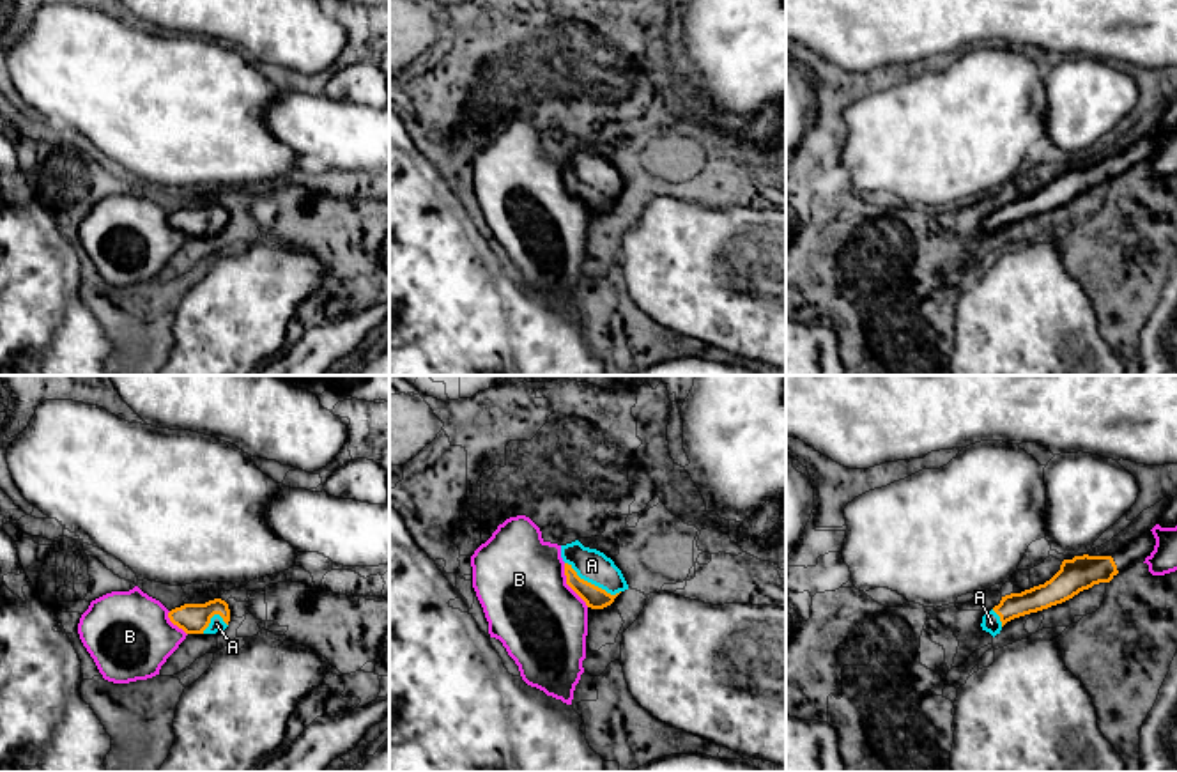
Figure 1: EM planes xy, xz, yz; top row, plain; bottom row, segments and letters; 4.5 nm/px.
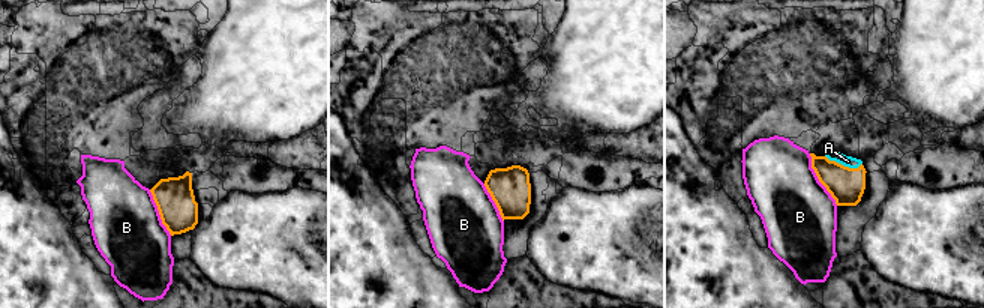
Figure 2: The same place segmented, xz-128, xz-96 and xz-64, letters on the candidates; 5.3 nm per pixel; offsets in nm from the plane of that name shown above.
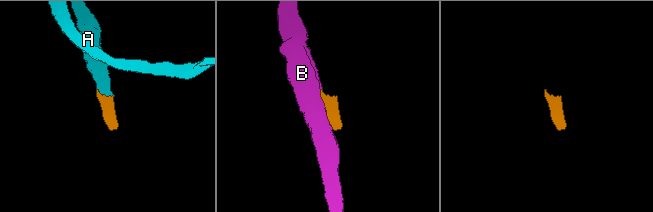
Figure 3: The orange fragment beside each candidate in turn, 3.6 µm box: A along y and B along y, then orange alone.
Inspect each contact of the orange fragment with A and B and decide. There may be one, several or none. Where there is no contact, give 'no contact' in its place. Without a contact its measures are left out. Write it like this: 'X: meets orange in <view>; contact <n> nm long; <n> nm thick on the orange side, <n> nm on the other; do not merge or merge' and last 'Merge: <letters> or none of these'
A: meets orange in xz; contact 300 nm long; 100 nm thick on the orange side, 150 nm on the other; merge
B: meets orange in xz; contact 240 nm long; 100 nm thick on the orange side, 420 nm on the other; do not merge
Merge: A

